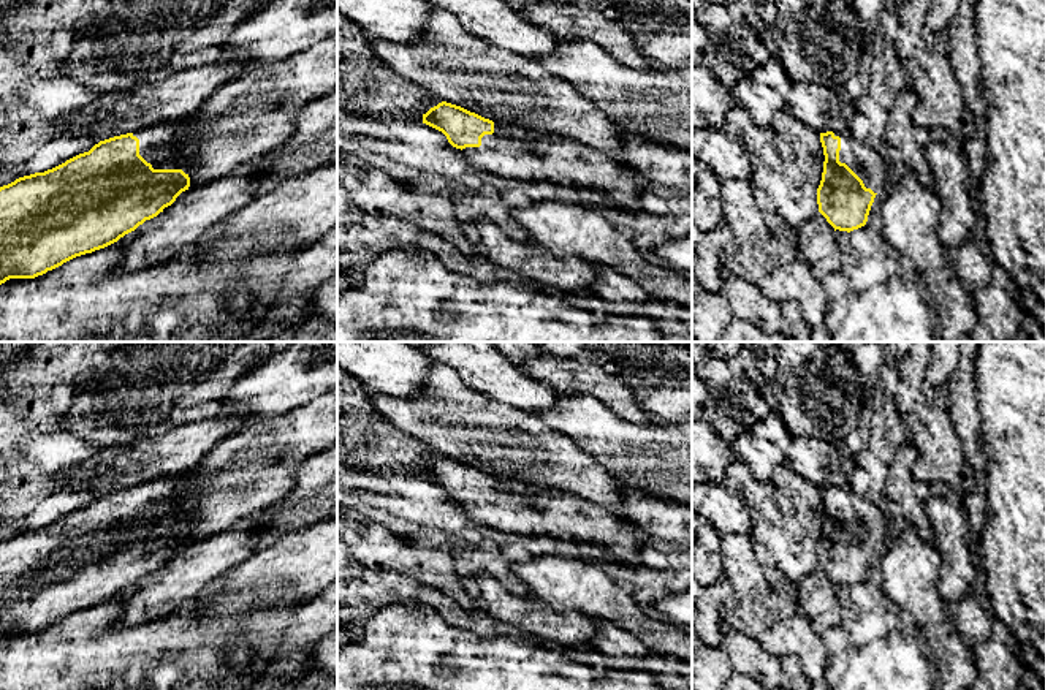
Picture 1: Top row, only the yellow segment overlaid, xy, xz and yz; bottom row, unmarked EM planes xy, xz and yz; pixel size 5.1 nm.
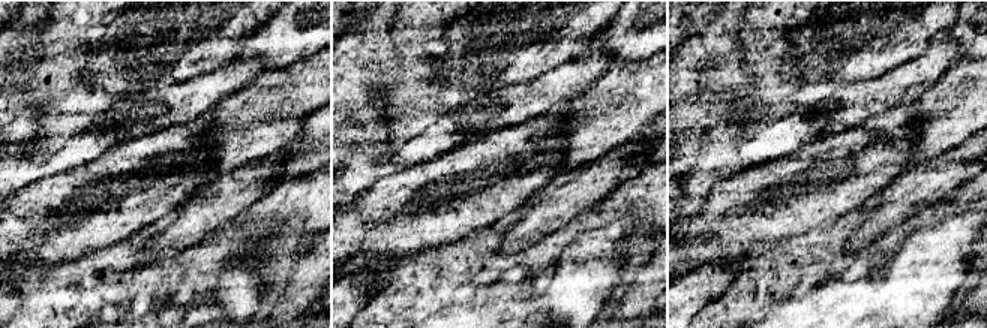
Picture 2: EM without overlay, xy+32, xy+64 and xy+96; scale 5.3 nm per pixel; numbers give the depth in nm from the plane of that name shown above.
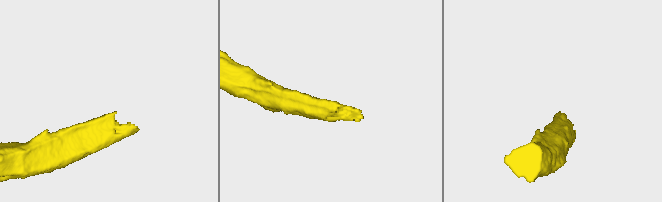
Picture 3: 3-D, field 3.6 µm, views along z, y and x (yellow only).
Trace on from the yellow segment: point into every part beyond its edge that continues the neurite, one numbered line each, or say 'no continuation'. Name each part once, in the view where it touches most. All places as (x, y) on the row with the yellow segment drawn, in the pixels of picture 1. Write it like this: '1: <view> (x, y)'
1: xy (157, 143)

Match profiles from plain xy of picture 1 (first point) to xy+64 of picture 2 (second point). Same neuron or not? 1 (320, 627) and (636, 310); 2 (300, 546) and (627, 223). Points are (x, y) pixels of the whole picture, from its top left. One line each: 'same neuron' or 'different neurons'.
1: same neuron
2: different neurons

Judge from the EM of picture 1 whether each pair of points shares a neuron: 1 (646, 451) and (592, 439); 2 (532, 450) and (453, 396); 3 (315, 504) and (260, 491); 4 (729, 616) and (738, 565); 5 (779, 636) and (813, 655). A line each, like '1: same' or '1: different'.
1: same
2: same
3: different
4: same
5: same

